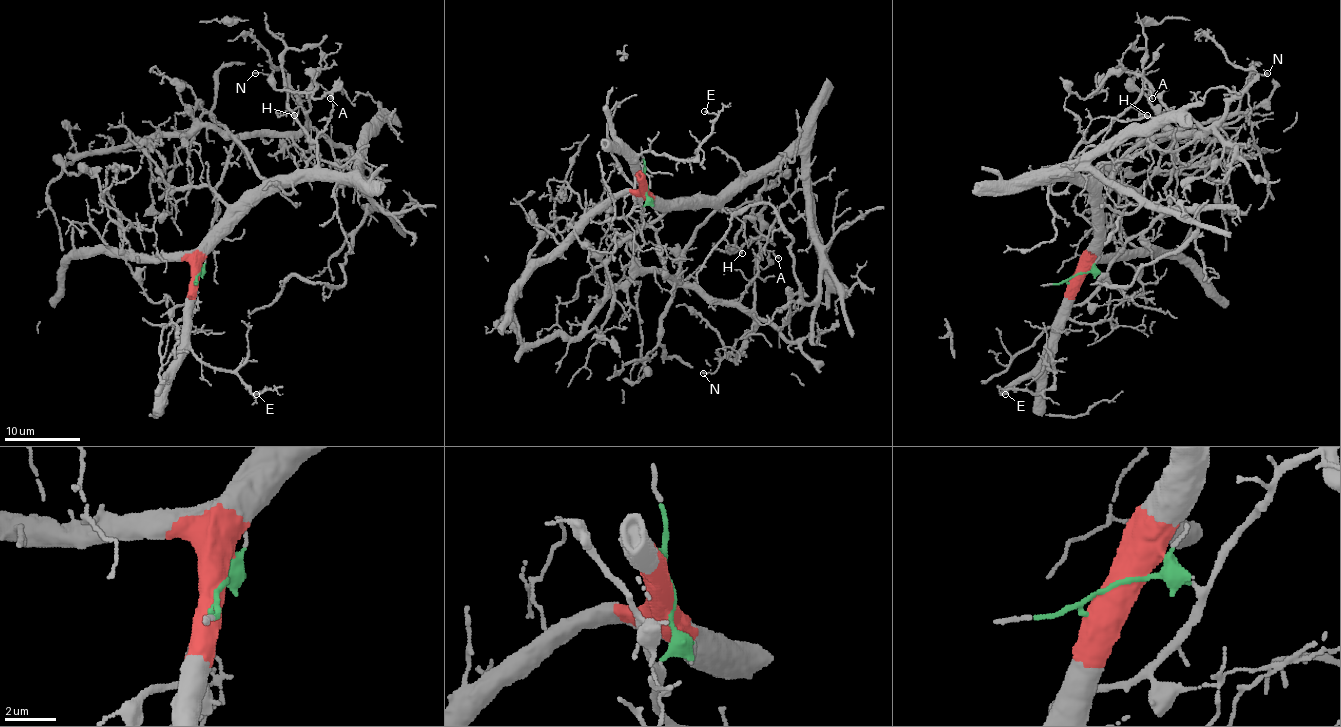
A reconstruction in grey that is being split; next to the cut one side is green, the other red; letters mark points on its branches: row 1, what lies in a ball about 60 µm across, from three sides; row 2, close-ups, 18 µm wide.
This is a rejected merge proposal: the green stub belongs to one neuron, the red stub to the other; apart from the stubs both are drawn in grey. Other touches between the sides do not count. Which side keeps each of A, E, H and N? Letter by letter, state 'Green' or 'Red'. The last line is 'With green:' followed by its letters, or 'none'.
A: Green
E: Red
H: Red
N: Green
With green: A, N

